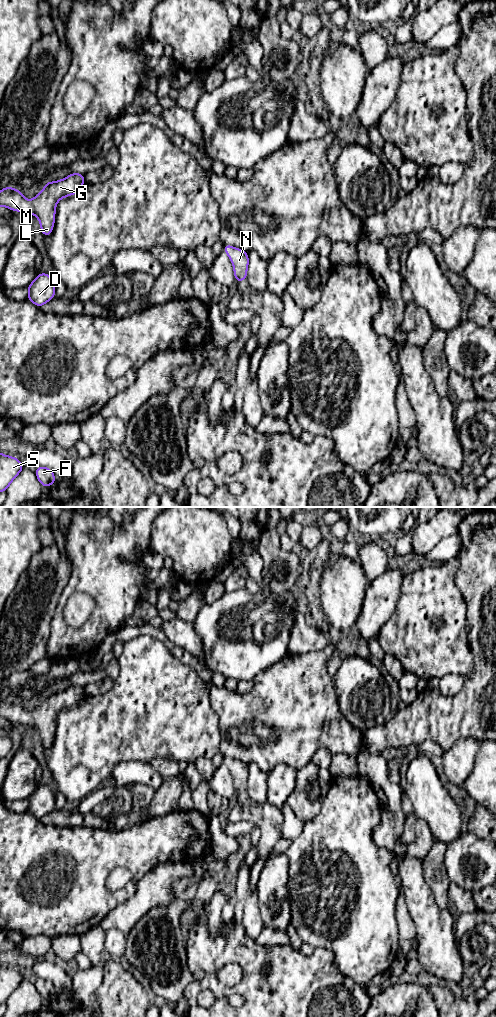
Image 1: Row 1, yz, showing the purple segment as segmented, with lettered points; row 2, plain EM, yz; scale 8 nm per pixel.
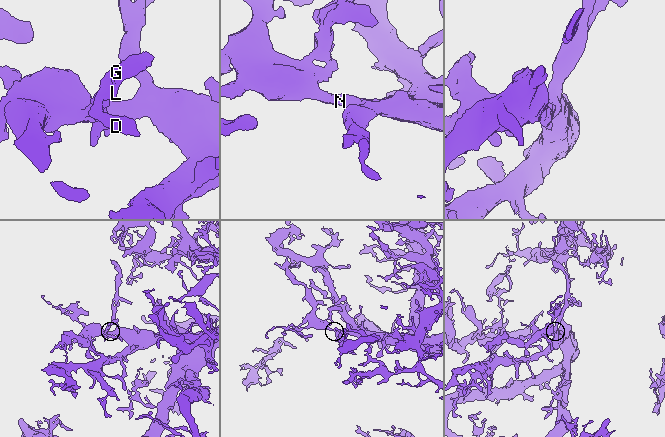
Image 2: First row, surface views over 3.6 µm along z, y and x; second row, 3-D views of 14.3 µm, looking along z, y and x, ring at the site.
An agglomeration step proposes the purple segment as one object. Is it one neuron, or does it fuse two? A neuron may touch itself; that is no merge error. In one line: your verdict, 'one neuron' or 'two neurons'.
one neuron

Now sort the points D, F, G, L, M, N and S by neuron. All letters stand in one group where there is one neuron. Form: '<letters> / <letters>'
D F G L M N S

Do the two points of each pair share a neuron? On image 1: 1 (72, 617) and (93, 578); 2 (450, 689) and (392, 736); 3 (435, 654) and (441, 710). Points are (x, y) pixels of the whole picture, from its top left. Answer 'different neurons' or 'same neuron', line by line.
1: different neurons
2: different neurons
3: different neurons

